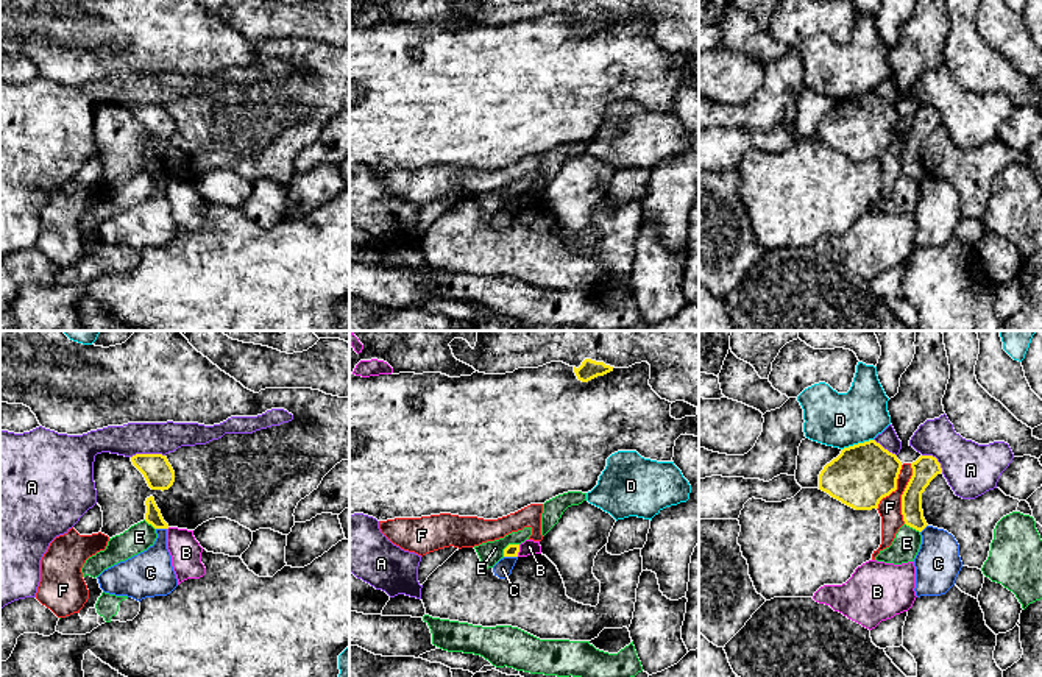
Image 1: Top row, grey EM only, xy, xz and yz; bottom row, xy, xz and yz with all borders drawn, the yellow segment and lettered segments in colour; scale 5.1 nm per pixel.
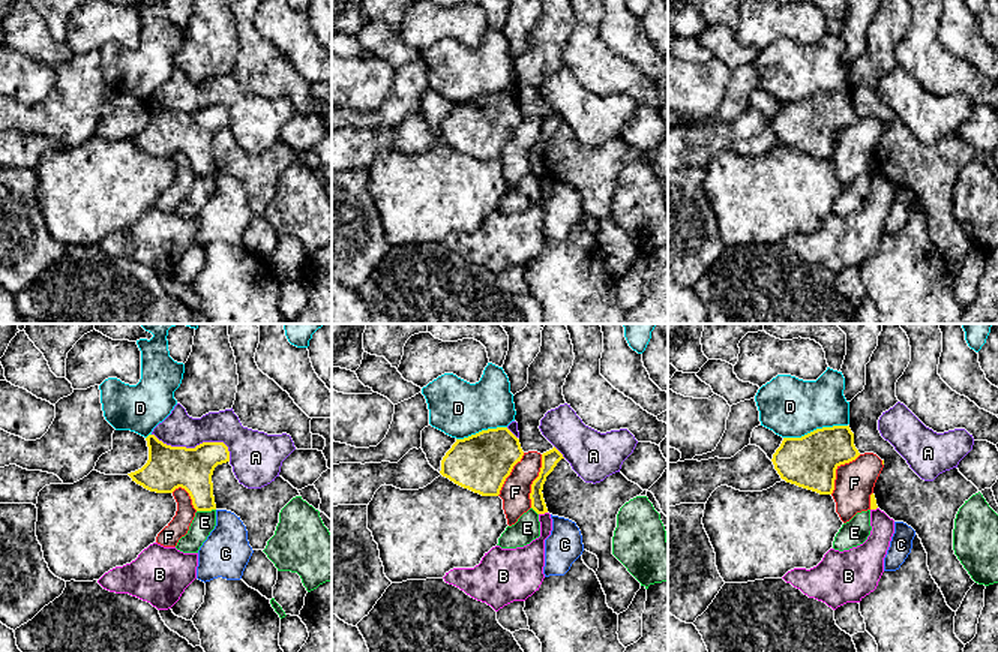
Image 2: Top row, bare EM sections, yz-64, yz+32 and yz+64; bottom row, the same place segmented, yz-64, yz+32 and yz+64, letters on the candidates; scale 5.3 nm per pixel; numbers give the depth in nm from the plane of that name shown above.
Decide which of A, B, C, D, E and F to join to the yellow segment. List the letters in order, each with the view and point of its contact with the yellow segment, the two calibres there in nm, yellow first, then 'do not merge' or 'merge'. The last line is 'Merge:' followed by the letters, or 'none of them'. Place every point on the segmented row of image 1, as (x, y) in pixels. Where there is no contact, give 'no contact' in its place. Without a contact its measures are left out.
A: contact xy (147, 454); calibres 150 and 170 nm; do not merge
B: contact xz (518, 551); calibres 60 and 80 nm; do not merge
C: contact xz (510, 556); calibres 60 and 90 nm; do not merge
D: contact yz (858, 443); calibres 320 and 280 nm; do not merge
E: contact xz (507, 546); calibres 60 and 120 nm; do not merge
F: contact yz (903, 493); calibres 140 and 120 nm; do not merge
Merge: none of them

